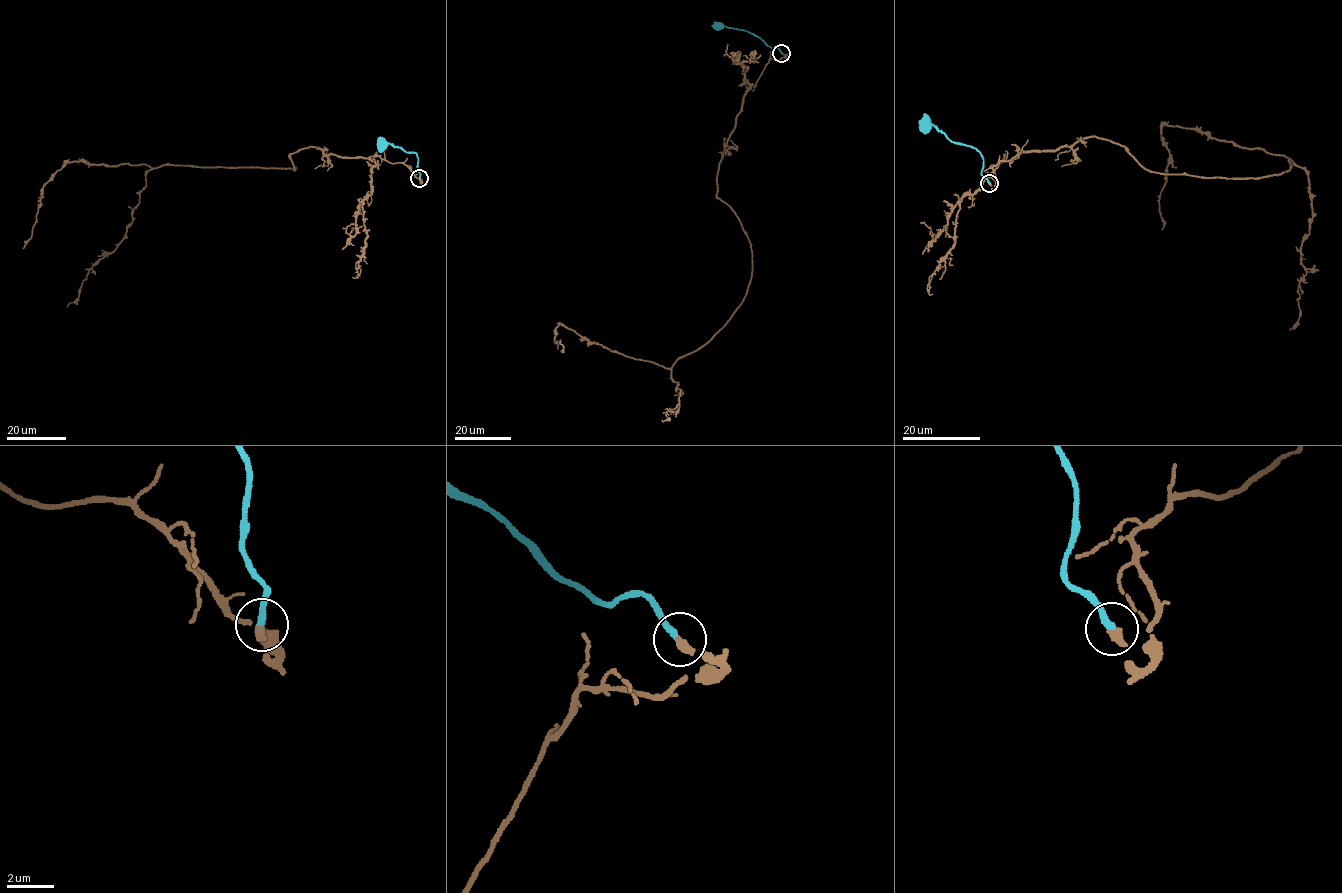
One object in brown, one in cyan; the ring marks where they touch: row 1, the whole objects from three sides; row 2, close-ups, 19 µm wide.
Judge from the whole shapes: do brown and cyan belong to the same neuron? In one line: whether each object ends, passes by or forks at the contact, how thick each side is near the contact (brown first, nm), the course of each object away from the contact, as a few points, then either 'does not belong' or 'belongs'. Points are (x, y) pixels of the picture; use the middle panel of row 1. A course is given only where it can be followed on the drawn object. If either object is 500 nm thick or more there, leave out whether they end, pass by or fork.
brown ends | cyan ends | 320/280 nm | brown via (781, 52), (748, 88), (719, 165), (718, 197), (750, 243), (741, 303), (671, 367), (560, 324), (562, 352) | cyan via (781, 52), (752, 33), (716, 26) | belongs

